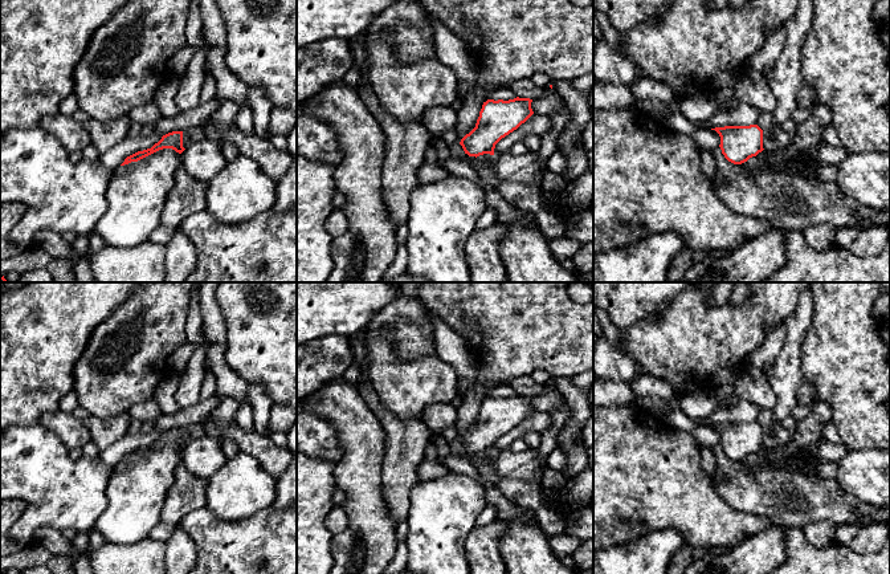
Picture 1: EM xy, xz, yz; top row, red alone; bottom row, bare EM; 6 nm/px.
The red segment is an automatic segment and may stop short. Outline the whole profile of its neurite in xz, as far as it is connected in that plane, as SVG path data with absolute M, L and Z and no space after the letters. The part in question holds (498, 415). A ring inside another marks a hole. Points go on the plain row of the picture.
M519 394L483 399L475 424L460 439L465 451L475 455L494 452L495 441L534 411L531 399L530 395Z

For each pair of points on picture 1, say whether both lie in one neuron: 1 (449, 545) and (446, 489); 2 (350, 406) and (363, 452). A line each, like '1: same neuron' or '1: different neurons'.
1: same neuron
2: same neuron

